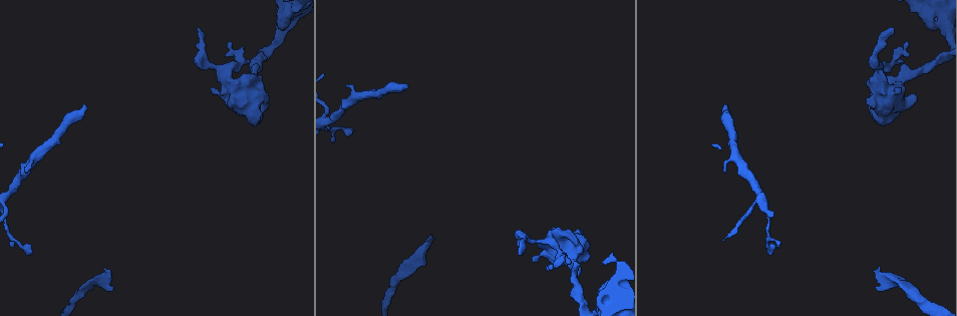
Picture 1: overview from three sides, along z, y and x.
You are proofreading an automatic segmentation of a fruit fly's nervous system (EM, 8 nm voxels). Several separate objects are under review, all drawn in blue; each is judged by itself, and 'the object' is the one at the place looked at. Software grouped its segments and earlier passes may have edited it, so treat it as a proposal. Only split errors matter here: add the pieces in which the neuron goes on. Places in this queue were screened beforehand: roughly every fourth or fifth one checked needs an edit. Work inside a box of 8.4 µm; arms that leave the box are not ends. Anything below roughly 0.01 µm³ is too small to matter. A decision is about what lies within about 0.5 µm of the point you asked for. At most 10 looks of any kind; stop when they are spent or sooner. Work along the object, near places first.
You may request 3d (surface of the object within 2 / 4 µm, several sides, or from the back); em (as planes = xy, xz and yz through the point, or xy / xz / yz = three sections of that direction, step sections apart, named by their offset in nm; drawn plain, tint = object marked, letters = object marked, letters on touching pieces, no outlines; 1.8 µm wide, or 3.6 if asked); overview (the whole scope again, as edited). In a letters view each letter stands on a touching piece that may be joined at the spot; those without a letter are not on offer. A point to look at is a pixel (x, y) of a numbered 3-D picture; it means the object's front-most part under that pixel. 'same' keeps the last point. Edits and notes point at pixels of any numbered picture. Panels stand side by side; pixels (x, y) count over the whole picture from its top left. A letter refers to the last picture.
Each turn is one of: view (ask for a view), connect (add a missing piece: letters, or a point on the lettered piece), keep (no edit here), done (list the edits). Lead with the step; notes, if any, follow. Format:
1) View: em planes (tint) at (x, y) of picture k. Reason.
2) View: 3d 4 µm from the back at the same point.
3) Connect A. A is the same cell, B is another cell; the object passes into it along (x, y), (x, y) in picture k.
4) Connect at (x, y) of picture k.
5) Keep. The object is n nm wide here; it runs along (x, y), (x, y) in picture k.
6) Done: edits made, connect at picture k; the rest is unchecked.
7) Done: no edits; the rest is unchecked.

View: em 3.6 µm planes (tint) at (346, 84) of picture 1. Free end.

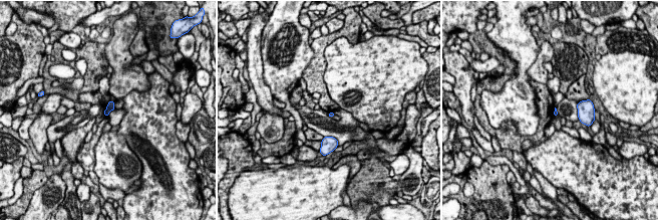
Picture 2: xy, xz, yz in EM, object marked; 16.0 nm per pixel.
View: em 3.6 µm planes (letters) at the same point.

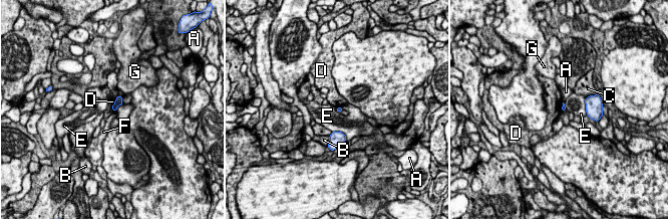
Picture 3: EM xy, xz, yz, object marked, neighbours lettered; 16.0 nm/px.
Keep. A, B, C, D, E, F and G are other cells; a border runs along (117, 95), (122, 97) in picture 3; none of them fits.

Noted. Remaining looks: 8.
View: 3d 4 µm at (30, 251) of picture 1. Thin end.

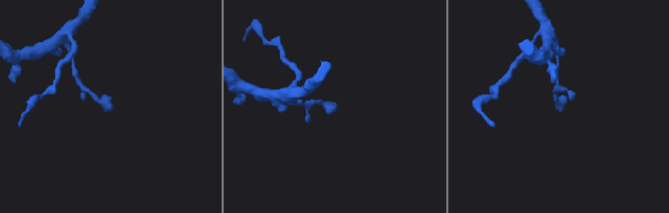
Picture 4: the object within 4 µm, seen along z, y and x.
View: em planes (plain) at (336, 106) of picture 4. Shape alone is not enough.

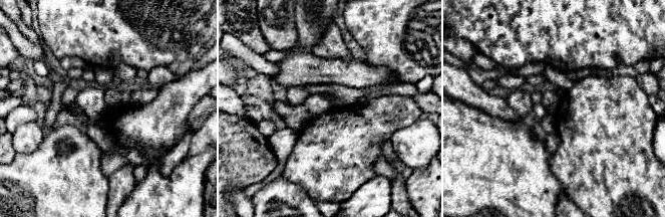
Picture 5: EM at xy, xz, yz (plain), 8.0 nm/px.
View: em planes (letters) at the same point.

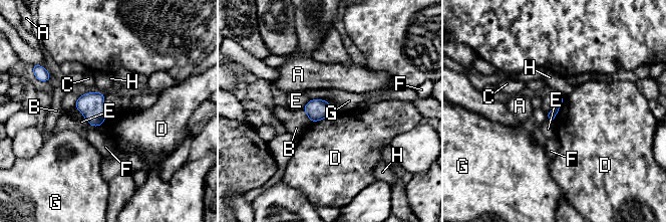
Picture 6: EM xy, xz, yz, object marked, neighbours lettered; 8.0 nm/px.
Keep. A, B, C, D, E, F, G and H are other cells; a border runs along (563, 98), (553, 123) in picture 6; no lettered piece goes on from it.

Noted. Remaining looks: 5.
View: 3d 4 µm from the back at (726, 107) of picture 1. An open end.

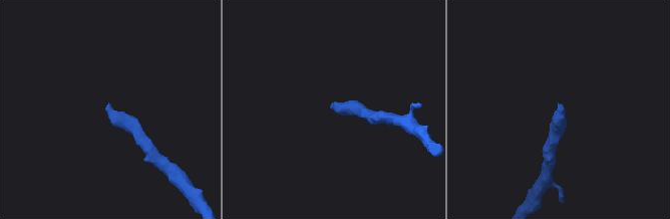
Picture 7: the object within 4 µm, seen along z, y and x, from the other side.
View: em planes (letters) at (107, 105) of picture 7. Now the EM.

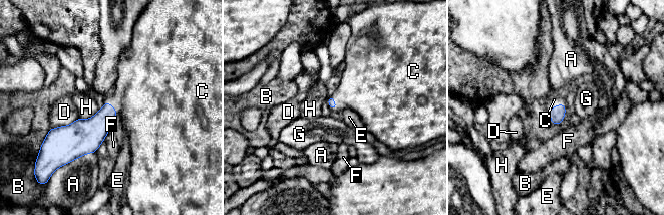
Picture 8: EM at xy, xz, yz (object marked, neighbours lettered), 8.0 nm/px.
Connect C. C is the same cell, A, B, D, E, F, G and H are other cells; the object passes into it along (557, 113), (551, 108), (554, 99) in picture 8; the neuron continues.

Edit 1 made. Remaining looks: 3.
View: 3d 2 µm at (518, 252) of picture 1. An open end.

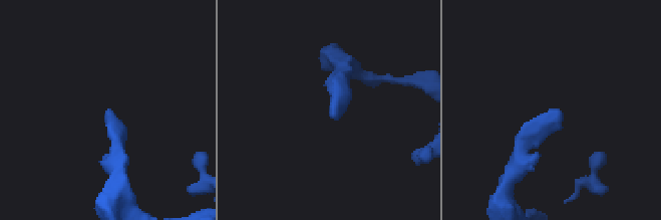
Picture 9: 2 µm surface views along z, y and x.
View: em planes (letters) at (109, 111) of picture 9.

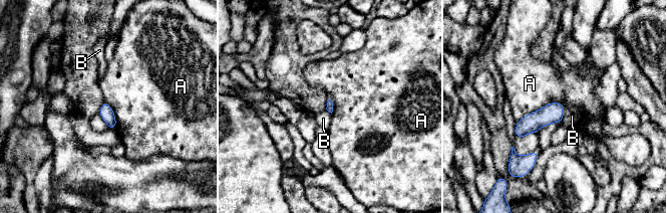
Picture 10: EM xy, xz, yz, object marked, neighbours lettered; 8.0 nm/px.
Keep. The longest contact is with A, 400 nm; A and B are other cells; no lettered piece goes on from it.

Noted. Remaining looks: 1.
Done: edits made, connect at picture 8; the rest is unchecked.

